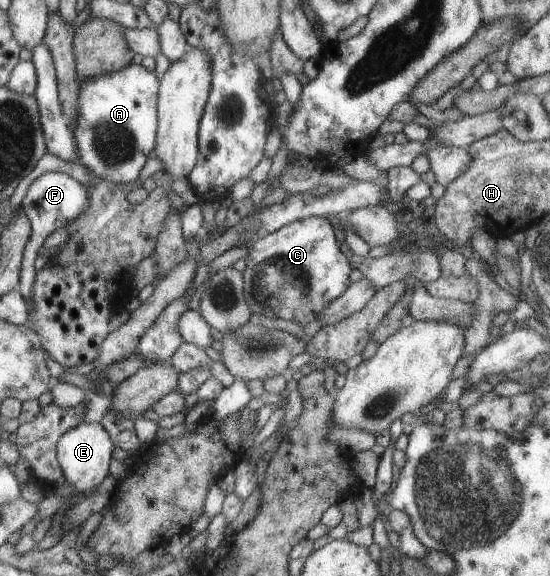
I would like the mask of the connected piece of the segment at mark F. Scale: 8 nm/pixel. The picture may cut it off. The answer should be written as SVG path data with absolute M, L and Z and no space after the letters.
M44 172L38 178L32 180L26 194L22 198L20 208L28 218L28 223L31 227L30 238L27 240L23 249L21 259L21 268L19 271L19 282L16 290L25 300L25 303L30 305L29 297L31 296L35 271L33 263L36 257L36 252L45 238L56 228L62 227L68 220L74 219L78 214L84 212L87 207L86 188L78 184L78 182L67 176L64 173Z

